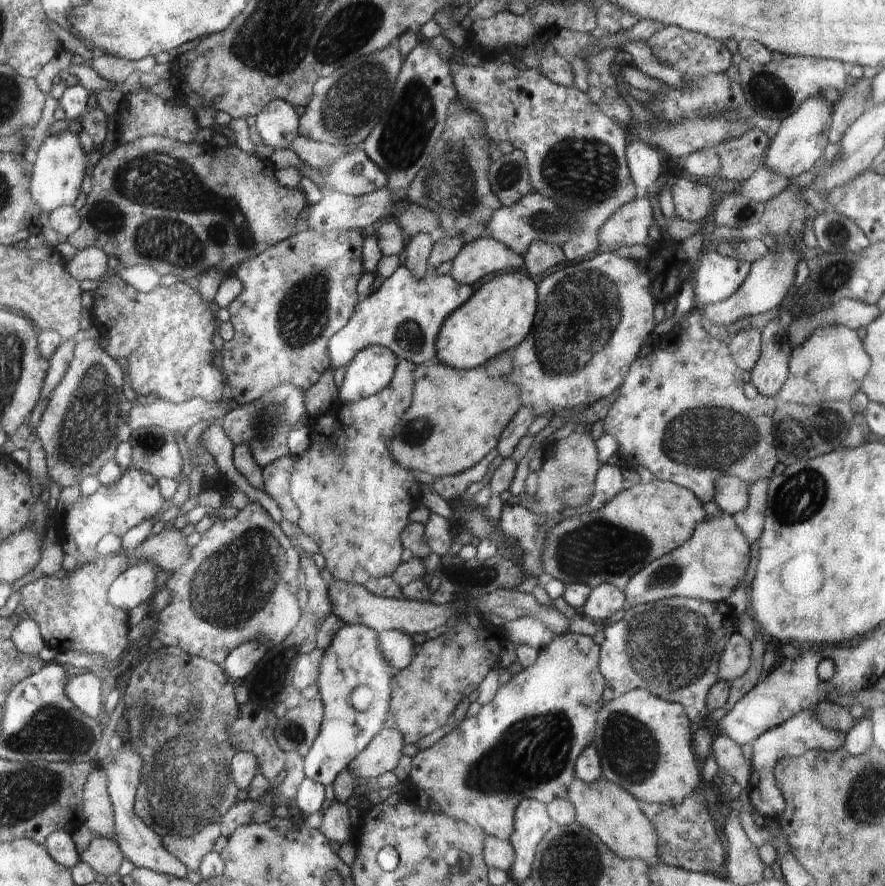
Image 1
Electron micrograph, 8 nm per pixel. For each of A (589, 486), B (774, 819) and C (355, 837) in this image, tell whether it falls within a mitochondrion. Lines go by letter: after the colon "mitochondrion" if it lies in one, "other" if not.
A: other
B: other
C: other

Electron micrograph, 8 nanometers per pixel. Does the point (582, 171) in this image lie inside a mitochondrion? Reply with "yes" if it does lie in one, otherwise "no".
yes

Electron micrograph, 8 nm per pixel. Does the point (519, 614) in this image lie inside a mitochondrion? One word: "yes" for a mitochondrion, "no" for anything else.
no

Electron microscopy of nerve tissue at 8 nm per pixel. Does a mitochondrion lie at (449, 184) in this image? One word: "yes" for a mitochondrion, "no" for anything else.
yes

